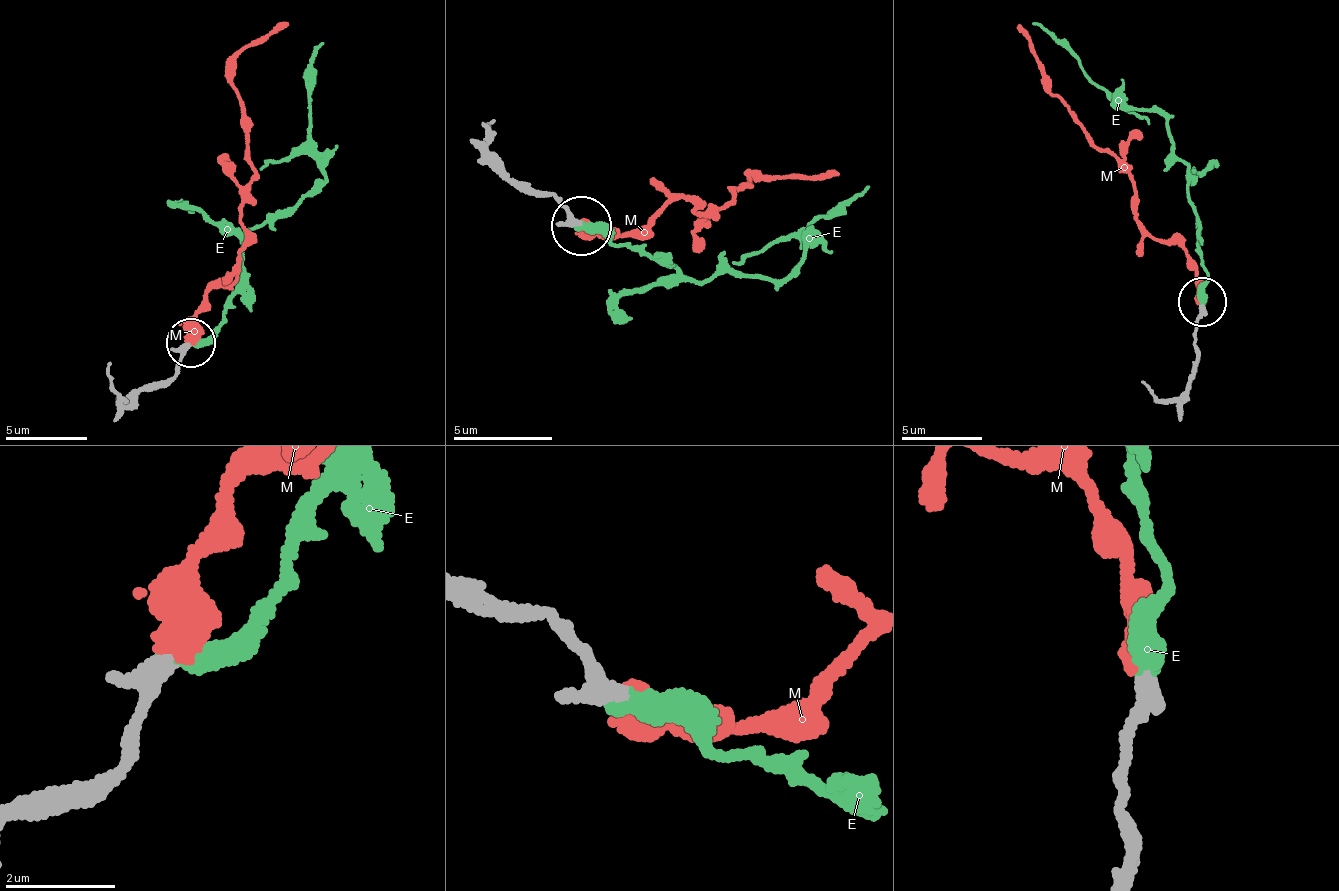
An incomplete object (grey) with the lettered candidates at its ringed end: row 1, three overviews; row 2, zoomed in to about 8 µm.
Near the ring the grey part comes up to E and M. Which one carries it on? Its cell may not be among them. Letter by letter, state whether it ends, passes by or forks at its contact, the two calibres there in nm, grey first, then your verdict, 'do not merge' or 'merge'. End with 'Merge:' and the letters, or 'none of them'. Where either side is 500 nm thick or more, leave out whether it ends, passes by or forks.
E: it ends there; 340 nm thick on the grey side, 400 nm on the other; merge
M: it ends there; 340 nm thick on the grey side, 480 nm on the other; do not merge
Merge: E

